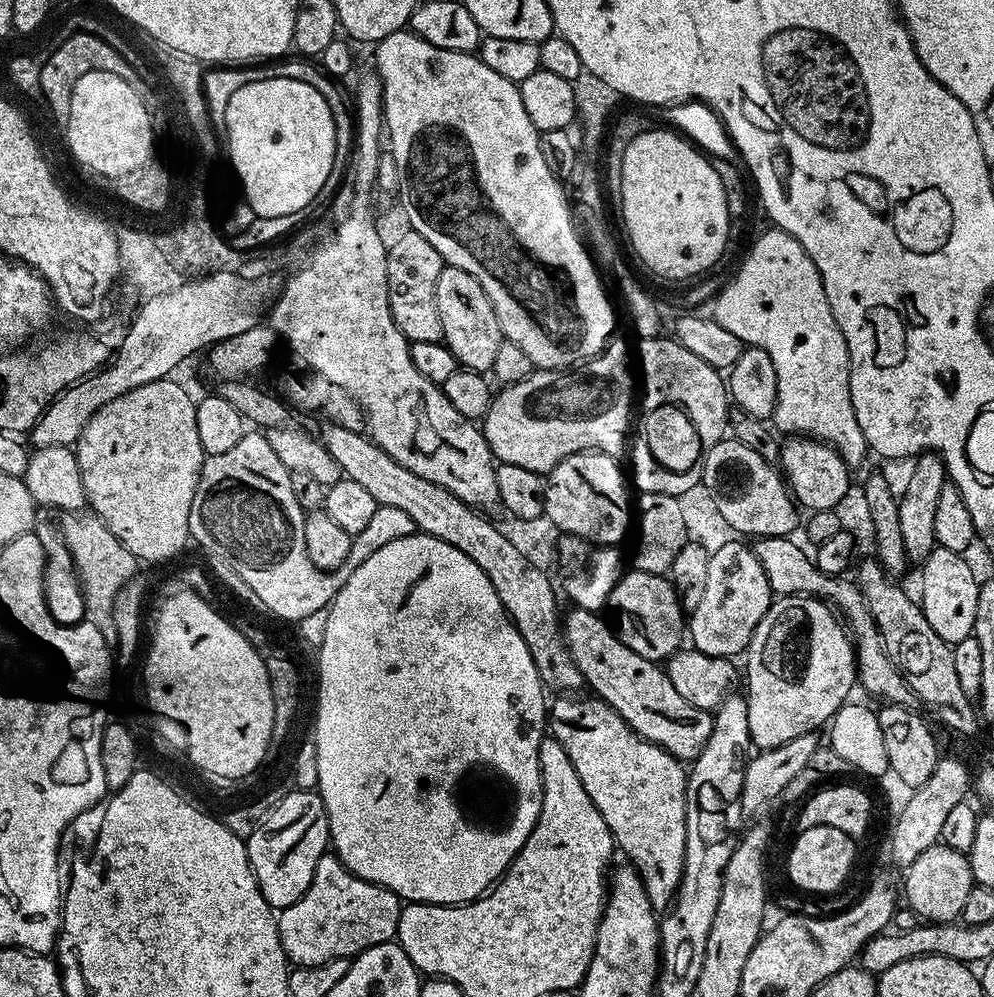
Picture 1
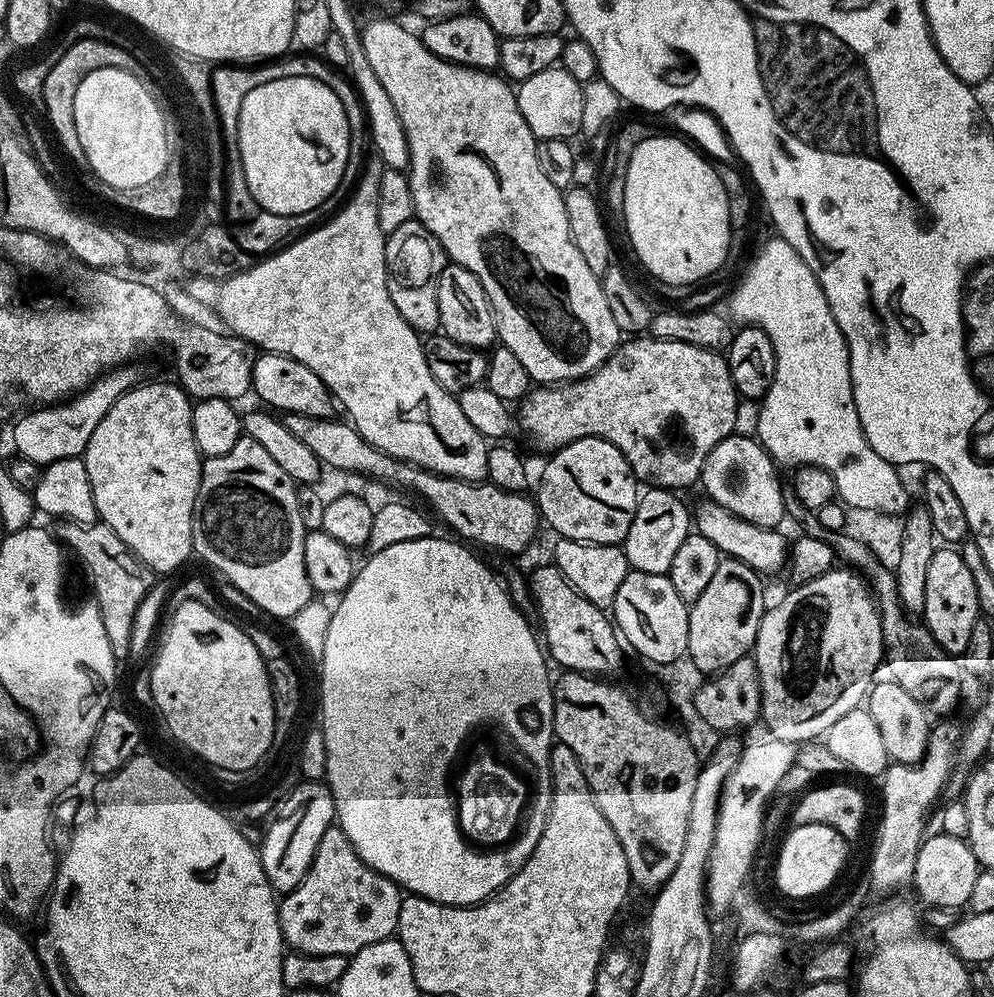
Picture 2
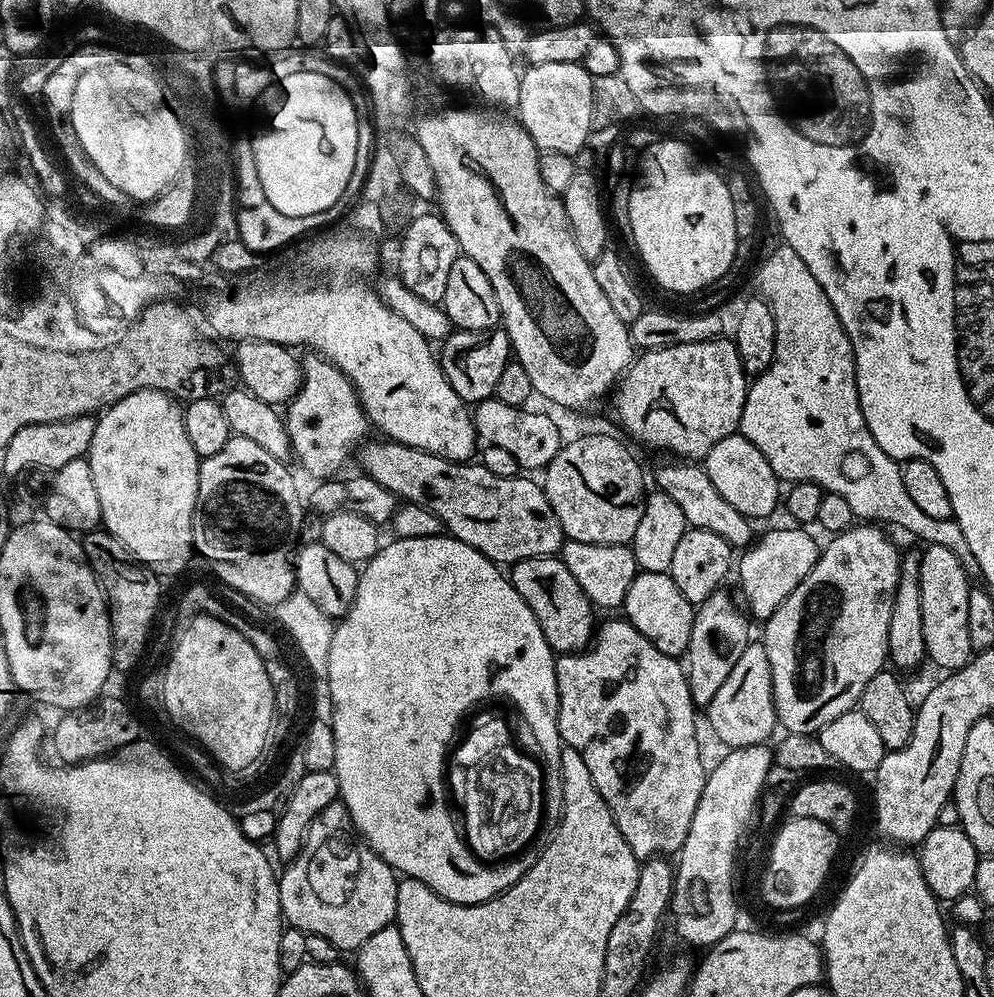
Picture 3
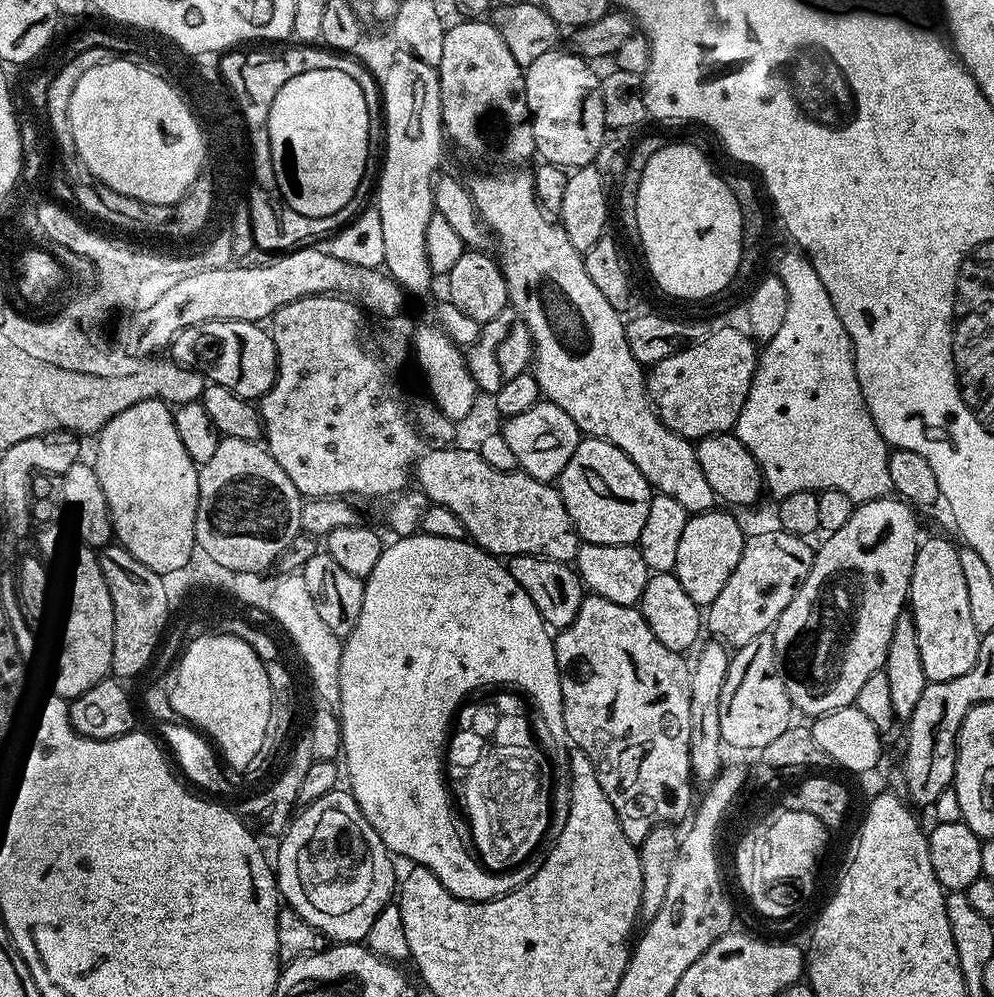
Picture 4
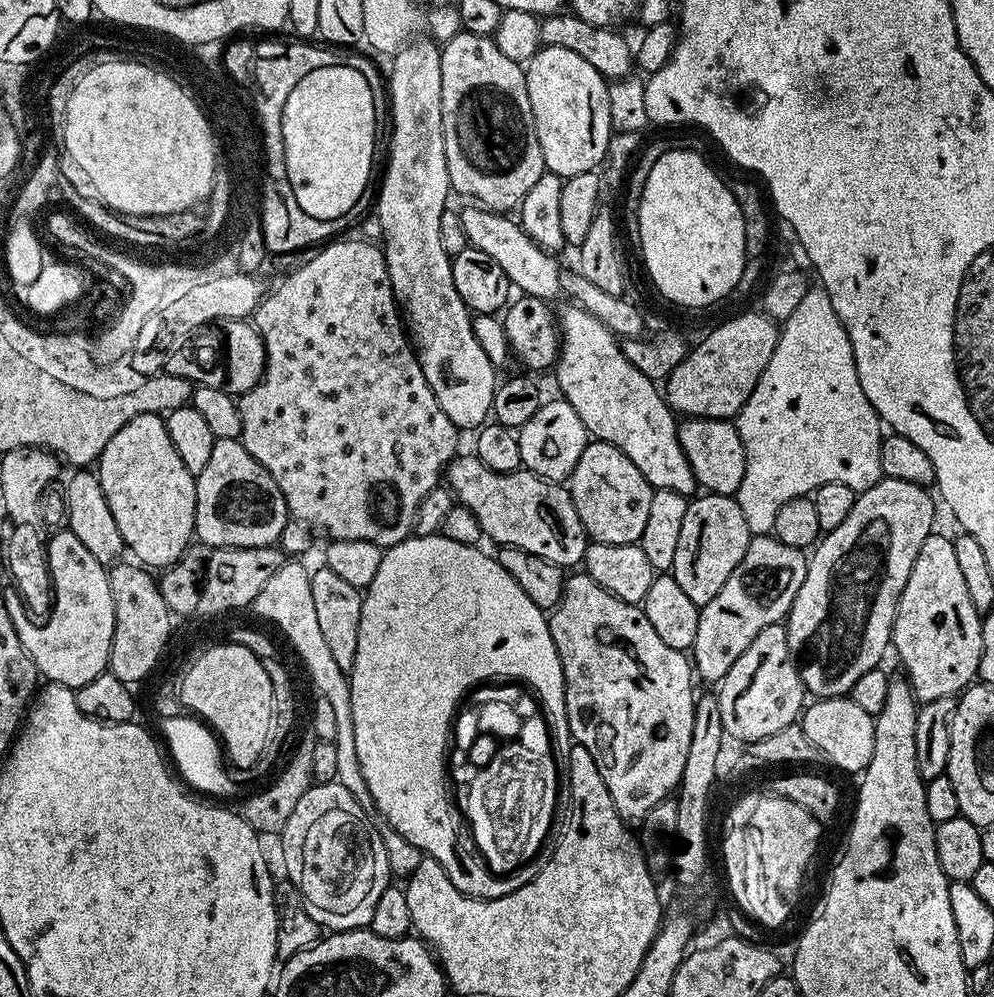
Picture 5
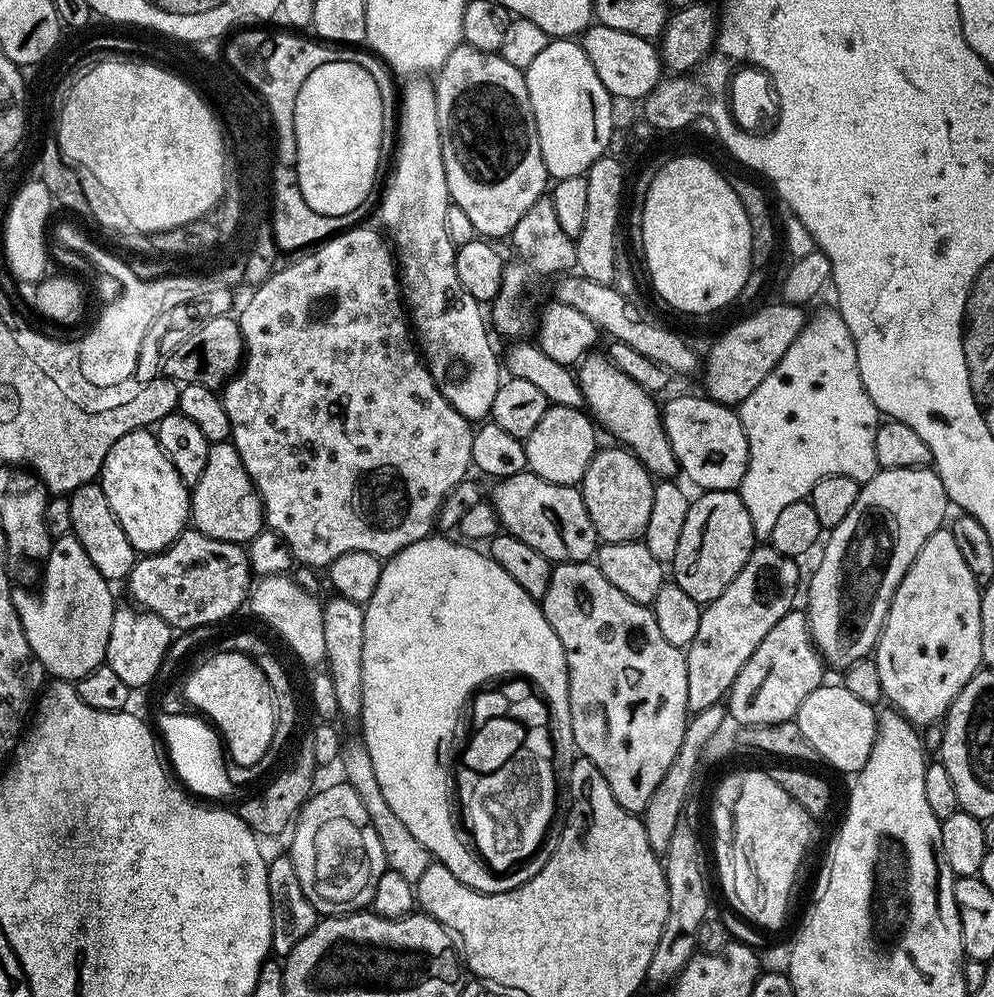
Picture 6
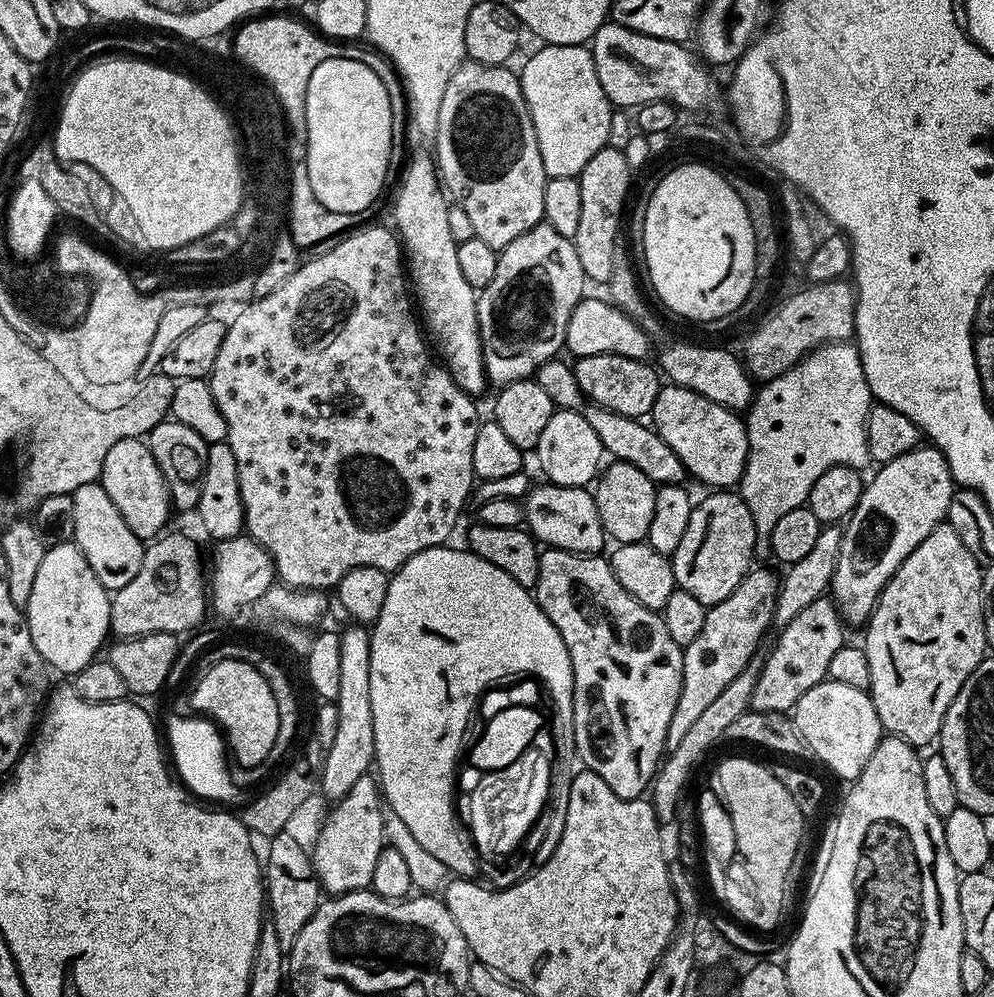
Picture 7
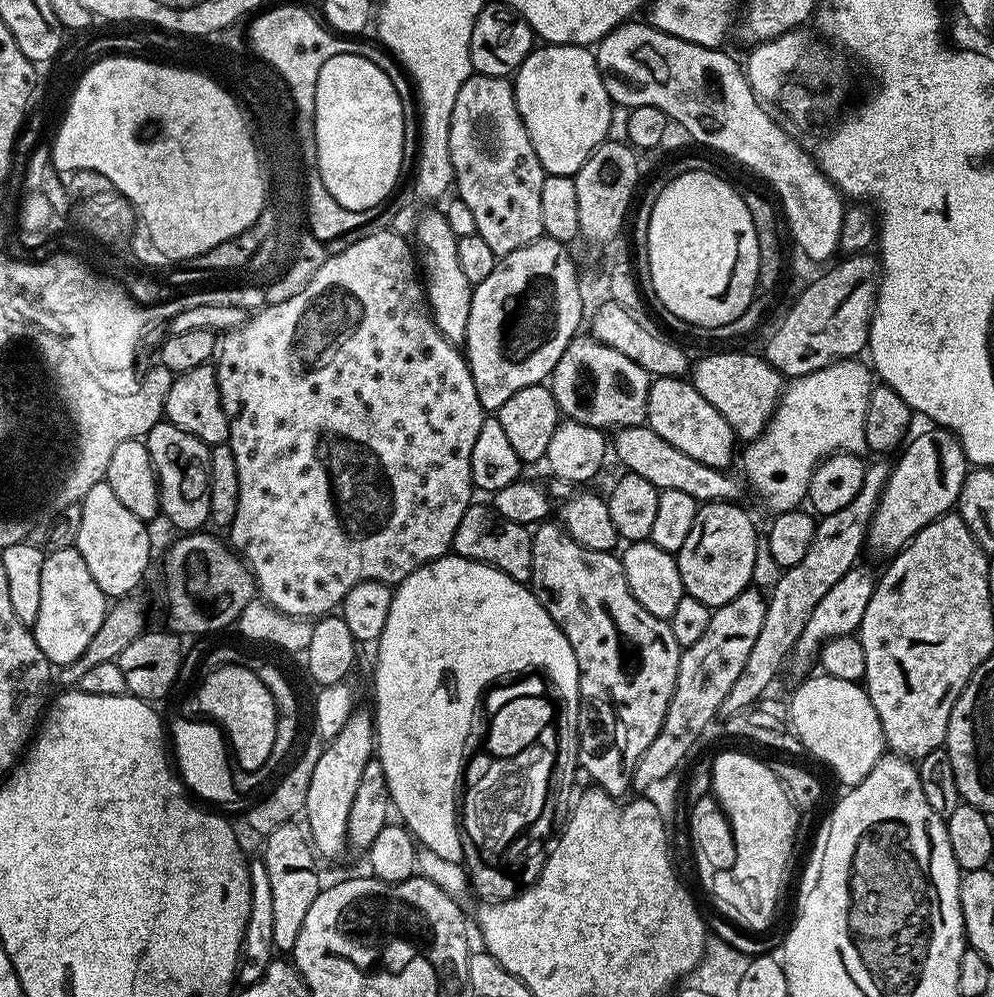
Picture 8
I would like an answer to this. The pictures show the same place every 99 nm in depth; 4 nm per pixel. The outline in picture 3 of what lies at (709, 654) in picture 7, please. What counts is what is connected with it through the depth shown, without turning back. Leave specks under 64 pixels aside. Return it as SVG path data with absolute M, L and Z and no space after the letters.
M791 526L792 528L776 528L773 532L768 532L764 537L757 539L751 546L743 549L741 558L738 560L738 572L740 568L740 588L744 591L744 600L748 603L747 611L760 619L760 622L767 621L769 616L773 616L778 610L778 606L788 595L794 591L797 586L804 581L806 574L816 564L817 558L822 551L821 545L816 545L814 537L800 526Z

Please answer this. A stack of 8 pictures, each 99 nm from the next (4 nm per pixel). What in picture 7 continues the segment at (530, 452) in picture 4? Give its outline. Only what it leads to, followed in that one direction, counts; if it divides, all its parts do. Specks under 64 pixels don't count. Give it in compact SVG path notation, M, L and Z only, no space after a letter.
M557 409L553 411L550 421L542 430L539 438L539 444L534 450L534 456L537 456L541 470L546 474L545 479L562 488L587 487L598 475L602 466L600 464L604 459L604 451L601 442L598 440L598 434L590 427L590 422L586 421L581 411L577 409Z

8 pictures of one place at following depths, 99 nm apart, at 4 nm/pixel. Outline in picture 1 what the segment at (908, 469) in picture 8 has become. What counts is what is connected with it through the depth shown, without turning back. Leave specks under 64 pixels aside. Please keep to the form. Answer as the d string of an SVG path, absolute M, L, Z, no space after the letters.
M815 596L773 599L754 630L747 656L750 738L760 750L825 727L858 684L854 641L841 617Z

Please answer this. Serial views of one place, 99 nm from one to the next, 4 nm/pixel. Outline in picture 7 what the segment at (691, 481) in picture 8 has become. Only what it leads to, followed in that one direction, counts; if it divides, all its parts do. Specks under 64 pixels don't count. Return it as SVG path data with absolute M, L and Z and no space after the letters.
M560 358L546 361L534 377L542 386L542 390L546 390L546 394L550 394L552 403L557 409L582 409L583 416L587 422L590 422L591 429L598 434L603 451L609 457L612 455L613 461L638 466L638 470L642 470L642 474L646 474L646 478L650 478L653 484L657 486L678 484L685 479L686 473L678 454L674 454L674 450L670 450L670 446L666 446L666 442L662 442L662 438L656 433L655 428L649 426L643 419L623 416L609 408L603 408L591 402L586 403L584 392L576 381L573 365L571 363L563 364L562 361L563 359Z

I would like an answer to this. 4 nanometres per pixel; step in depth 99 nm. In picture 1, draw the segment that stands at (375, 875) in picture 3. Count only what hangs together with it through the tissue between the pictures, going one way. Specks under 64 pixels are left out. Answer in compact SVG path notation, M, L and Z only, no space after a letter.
M325 854L314 870L314 878L302 898L294 906L279 913L280 941L289 961L296 966L318 966L334 958L355 958L364 949L387 944L395 937L402 901L388 888L358 878L335 854Z

